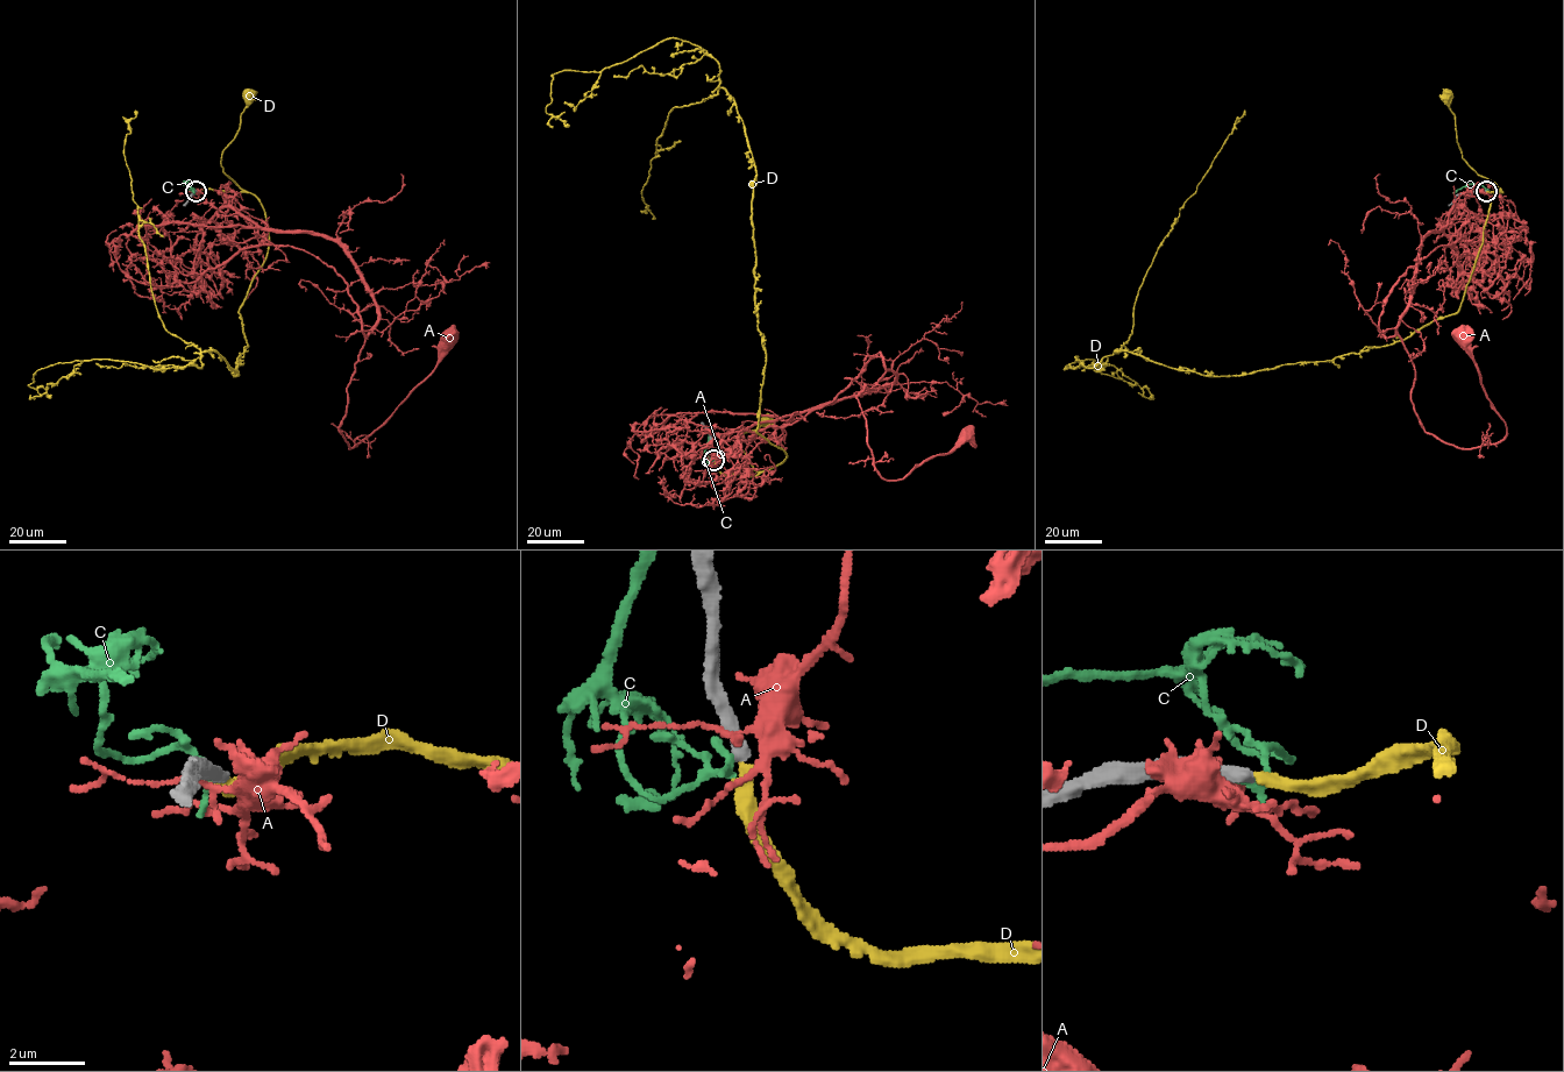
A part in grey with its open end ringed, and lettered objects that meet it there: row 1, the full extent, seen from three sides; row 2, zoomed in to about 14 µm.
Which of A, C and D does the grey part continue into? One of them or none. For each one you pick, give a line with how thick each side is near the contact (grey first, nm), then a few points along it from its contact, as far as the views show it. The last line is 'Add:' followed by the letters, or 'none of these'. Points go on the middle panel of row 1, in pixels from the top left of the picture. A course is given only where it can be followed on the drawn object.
D: Thickness 360 nm (grey) against 280 nm. Its course: (715, 460), (716, 467), (725, 475), (755, 476), (759, 473), (741, 448), (739, 437), (758, 428), (765, 420)
Add: D

